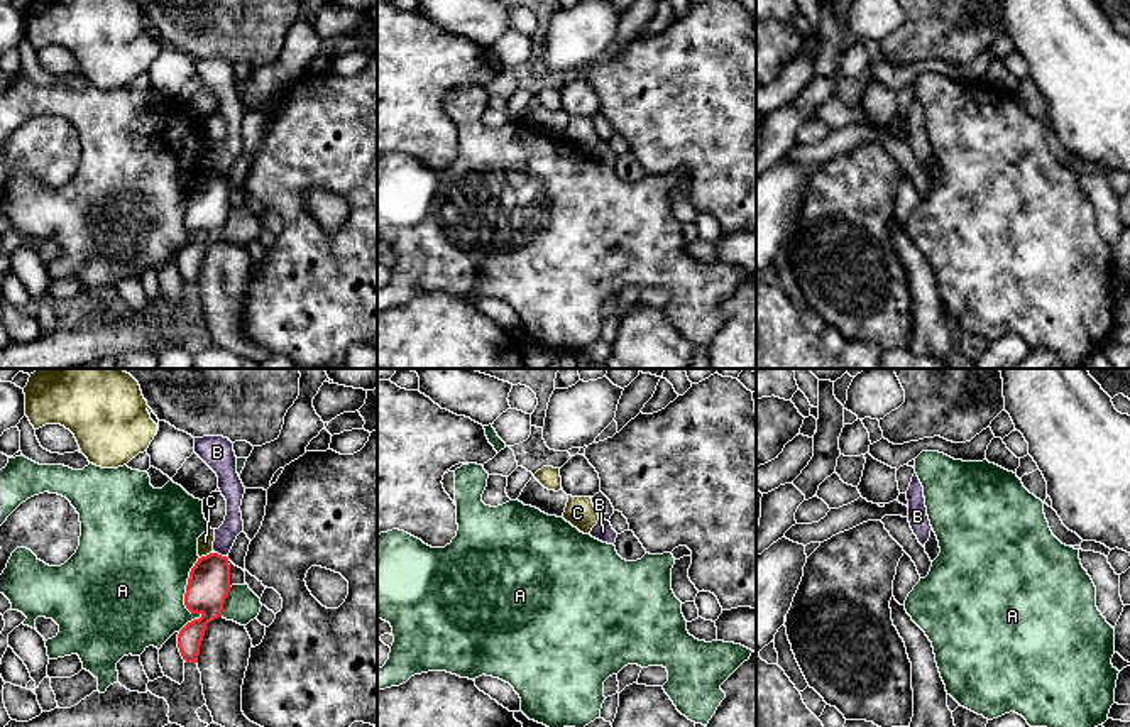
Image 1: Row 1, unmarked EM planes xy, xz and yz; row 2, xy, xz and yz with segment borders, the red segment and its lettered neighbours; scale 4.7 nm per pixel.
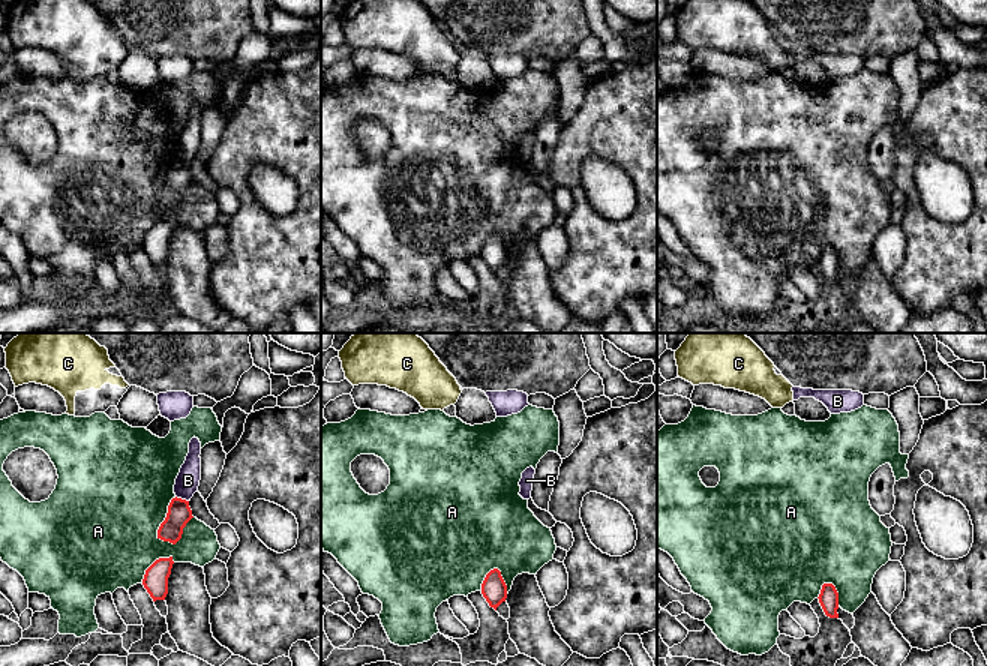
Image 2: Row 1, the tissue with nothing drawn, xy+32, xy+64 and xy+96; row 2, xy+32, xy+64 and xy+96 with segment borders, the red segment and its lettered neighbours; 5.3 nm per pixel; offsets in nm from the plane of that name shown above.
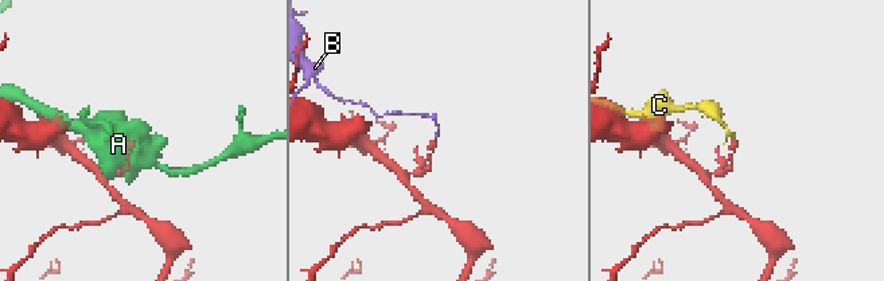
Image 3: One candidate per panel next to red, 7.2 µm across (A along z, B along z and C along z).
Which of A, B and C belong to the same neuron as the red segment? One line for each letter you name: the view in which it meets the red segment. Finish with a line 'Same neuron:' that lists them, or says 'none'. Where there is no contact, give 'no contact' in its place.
Same neuron: none

